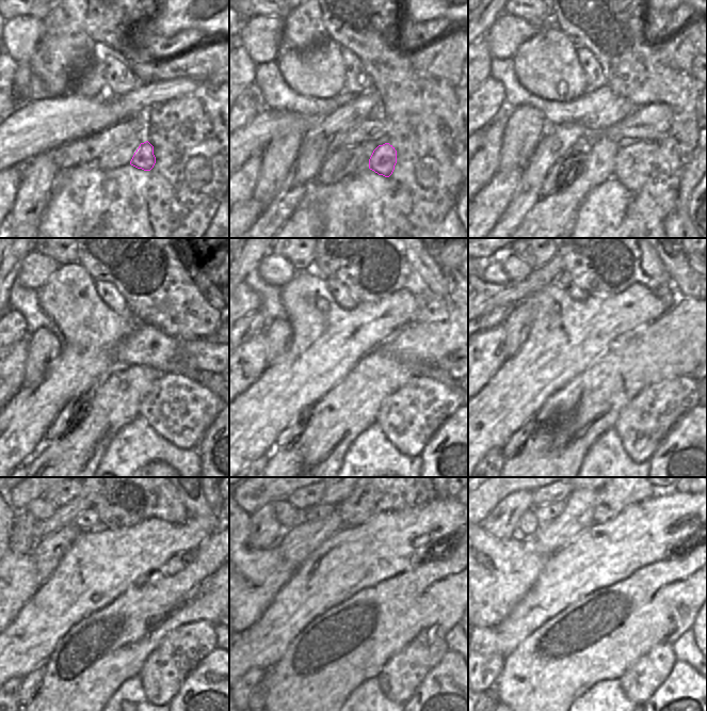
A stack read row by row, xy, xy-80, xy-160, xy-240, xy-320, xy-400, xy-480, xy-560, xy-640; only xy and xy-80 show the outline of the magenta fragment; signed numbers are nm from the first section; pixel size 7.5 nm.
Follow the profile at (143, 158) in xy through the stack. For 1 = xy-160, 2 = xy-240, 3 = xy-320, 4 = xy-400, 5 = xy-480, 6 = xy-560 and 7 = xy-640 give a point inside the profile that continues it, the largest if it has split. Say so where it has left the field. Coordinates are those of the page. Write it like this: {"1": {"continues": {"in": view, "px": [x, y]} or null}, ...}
{"1": {"continues": {"in": "xy-160", "px": [643, 166]}}, "2": {"continues": {"in": "xy-240", "px": [178, 409]}}, "3": {"continues": {"in": "xy-320", "px": [408, 417]}}, "4": {"continues": {"in": "xy-400", "px": [644, 423]}}, "5": {"continues": {"in": "xy-480", "px": [164, 670]}}, "6": {"continues": {"in": "xy-560", "px": [401, 676]}}, "7": {"continues": {"in": "xy-640", "px": [639, 682]}}}

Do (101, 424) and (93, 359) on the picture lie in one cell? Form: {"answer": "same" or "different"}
{"answer": "different"}

